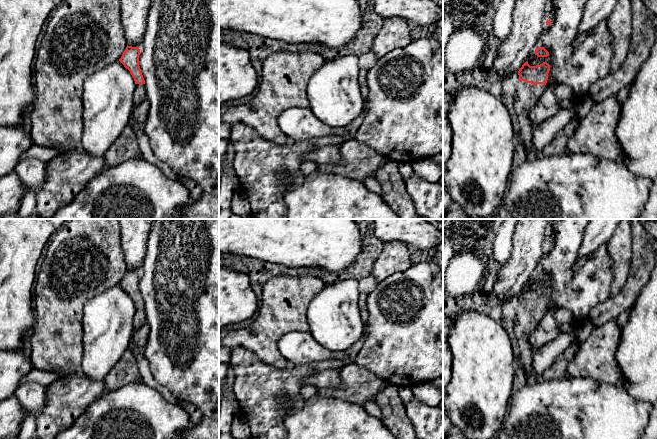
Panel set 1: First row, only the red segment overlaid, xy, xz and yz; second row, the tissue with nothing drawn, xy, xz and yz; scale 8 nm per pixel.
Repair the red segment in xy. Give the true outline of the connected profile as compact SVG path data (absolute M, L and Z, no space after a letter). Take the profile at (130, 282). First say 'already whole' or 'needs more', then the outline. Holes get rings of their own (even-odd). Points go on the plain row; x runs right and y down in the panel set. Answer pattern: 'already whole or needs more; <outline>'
needs more; M126 271L119 285L128 293L135 305L135 315L133 317L134 332L143 326L145 322L145 304L139 290L139 271Z

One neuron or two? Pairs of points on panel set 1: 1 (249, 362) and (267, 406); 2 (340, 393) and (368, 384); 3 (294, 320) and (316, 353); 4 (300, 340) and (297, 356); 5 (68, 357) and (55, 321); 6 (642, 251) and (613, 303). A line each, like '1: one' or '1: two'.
1: one
2: one
3: two
4: one
5: one
6: one

